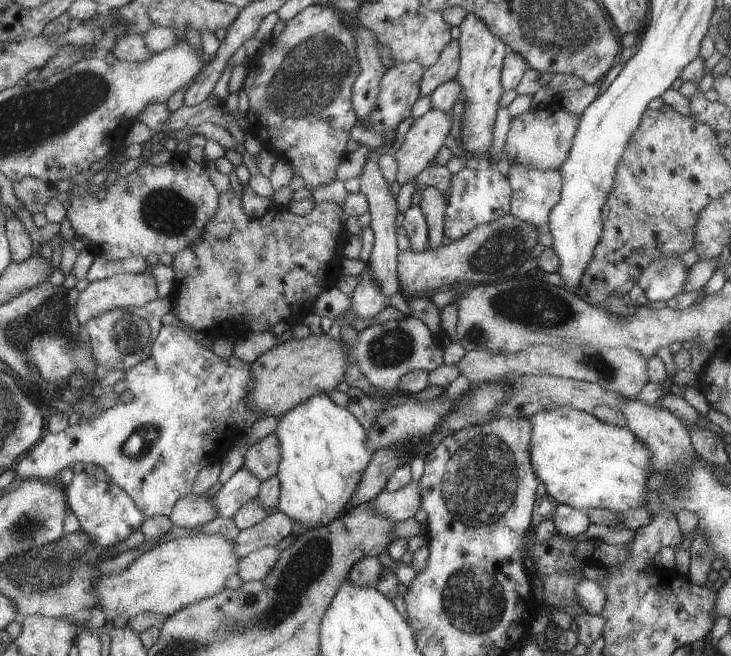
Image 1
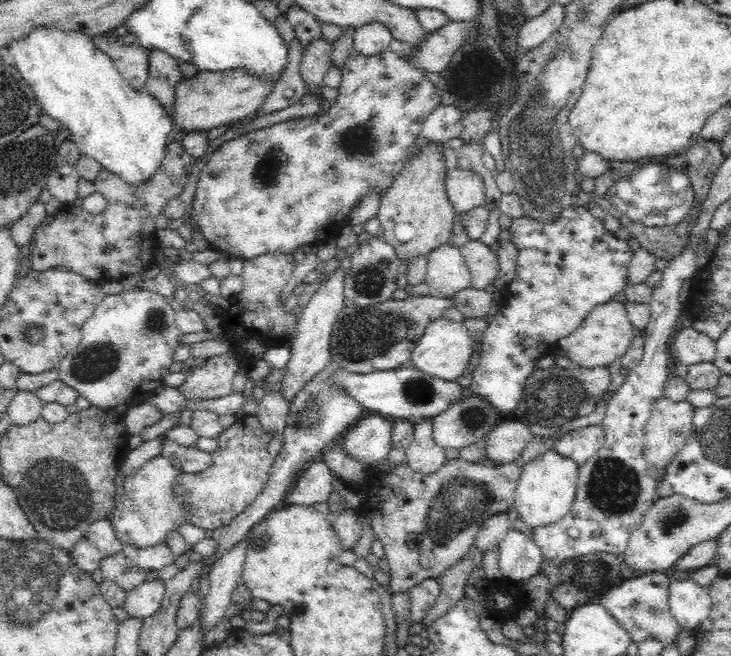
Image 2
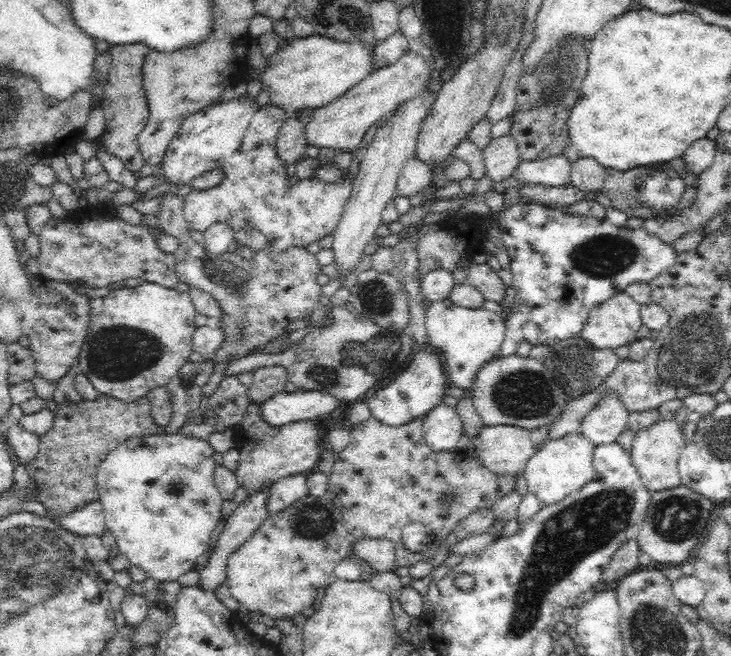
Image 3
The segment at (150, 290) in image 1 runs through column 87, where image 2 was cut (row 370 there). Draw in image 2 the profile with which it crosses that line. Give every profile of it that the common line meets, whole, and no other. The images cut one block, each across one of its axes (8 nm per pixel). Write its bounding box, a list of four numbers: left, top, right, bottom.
[279,274,345,402]

